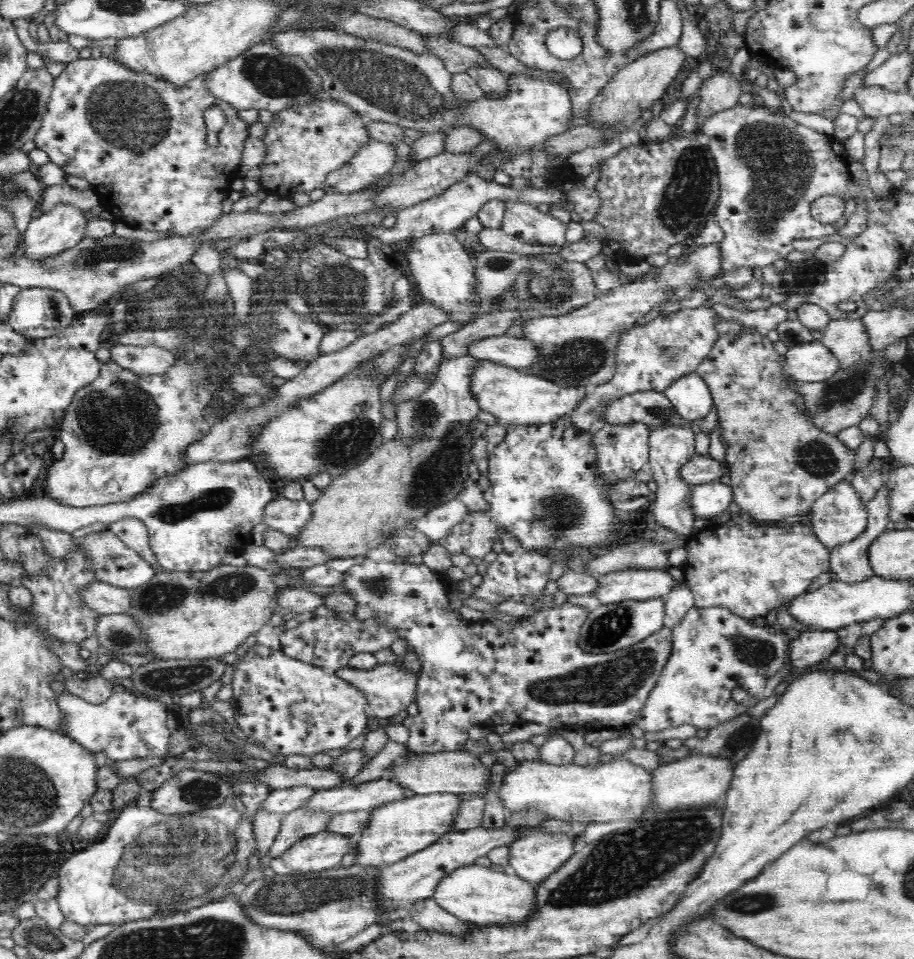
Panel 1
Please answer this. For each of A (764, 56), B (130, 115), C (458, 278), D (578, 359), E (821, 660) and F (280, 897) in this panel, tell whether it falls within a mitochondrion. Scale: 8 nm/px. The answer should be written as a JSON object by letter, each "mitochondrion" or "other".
{"A":"other","B":"mitochondrion","C":"other","D":"mitochondrion","E":"other","F":"mitochondrion"}

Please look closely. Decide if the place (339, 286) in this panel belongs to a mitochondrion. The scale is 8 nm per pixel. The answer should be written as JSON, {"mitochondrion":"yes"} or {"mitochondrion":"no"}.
{"mitochondrion":"yes"}

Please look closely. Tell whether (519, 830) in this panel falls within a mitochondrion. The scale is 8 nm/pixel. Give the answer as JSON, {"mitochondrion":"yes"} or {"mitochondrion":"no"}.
{"mitochondrion":"no"}

